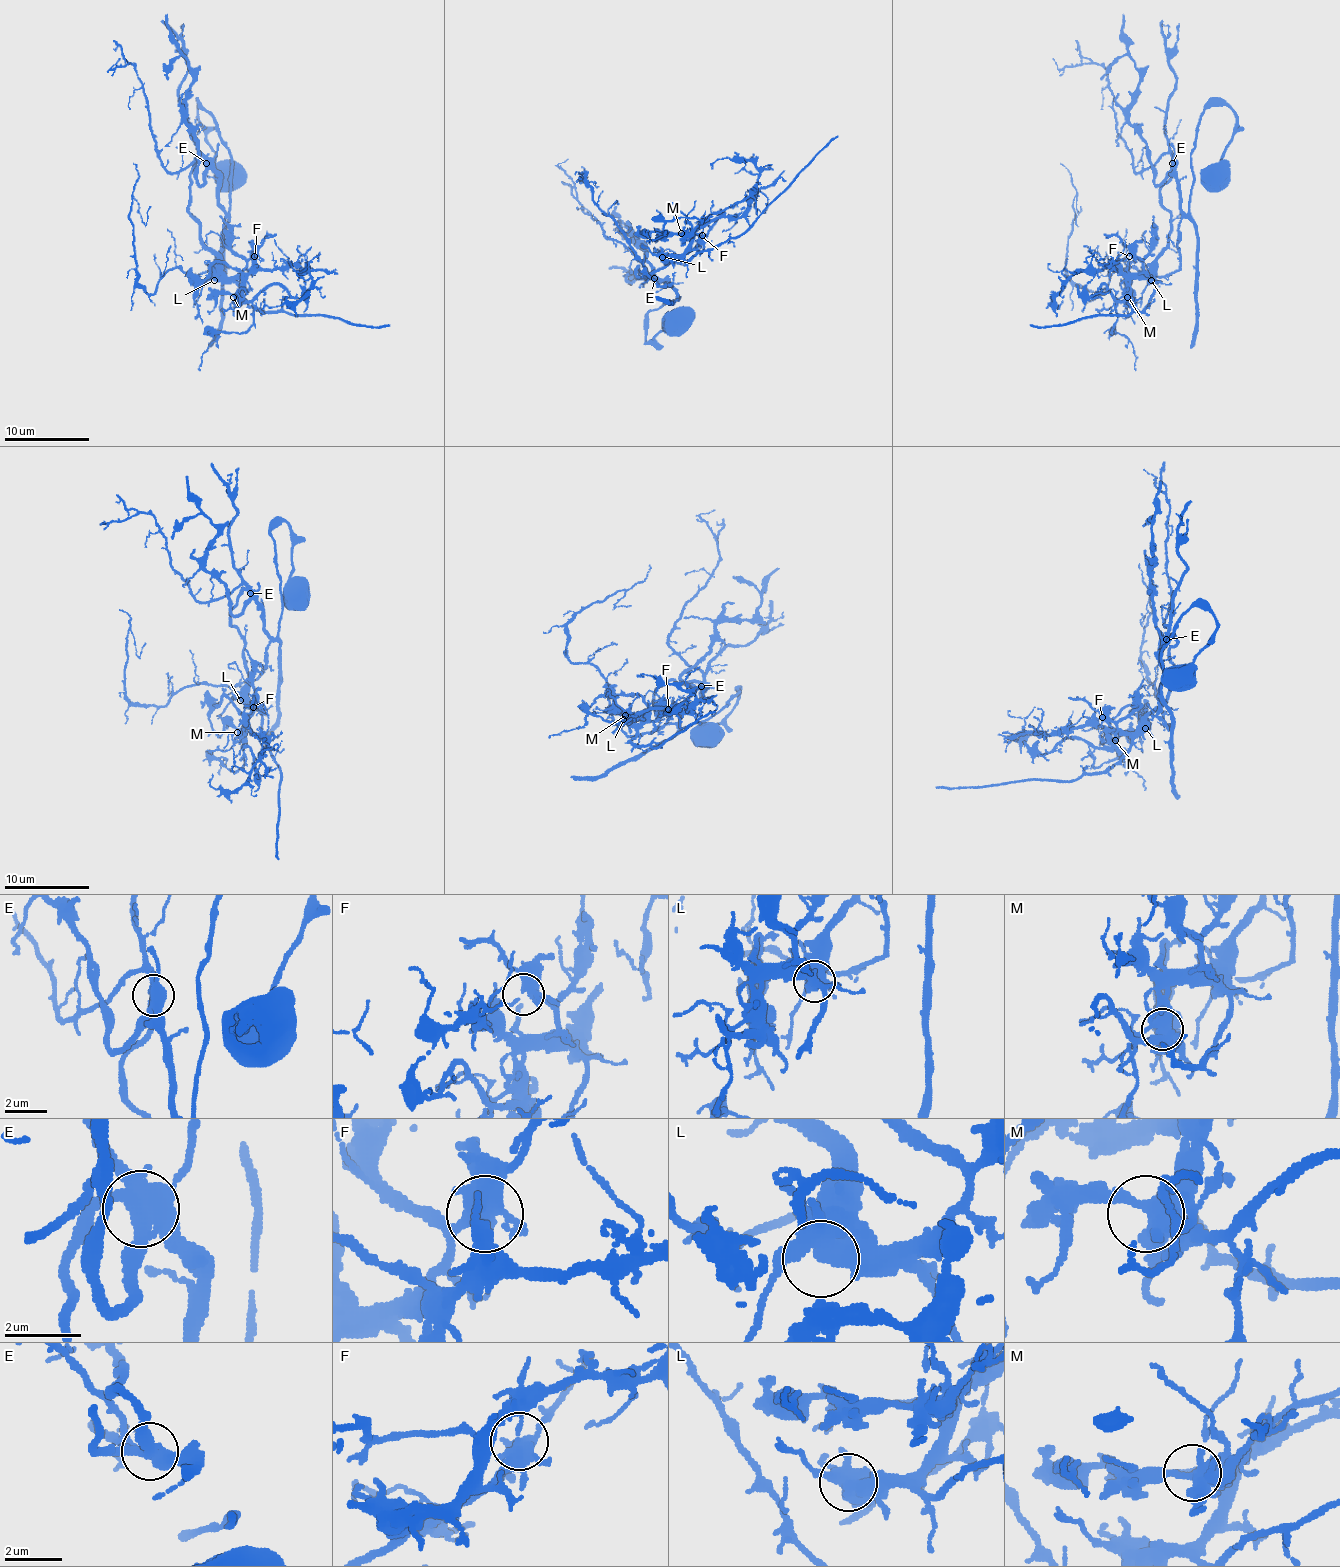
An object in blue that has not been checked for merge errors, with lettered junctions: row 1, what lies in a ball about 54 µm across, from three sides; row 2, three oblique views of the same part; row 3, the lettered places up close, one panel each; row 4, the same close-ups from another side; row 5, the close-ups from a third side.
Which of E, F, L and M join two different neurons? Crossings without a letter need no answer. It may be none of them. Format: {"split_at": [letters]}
{"split_at": ["E"]}

